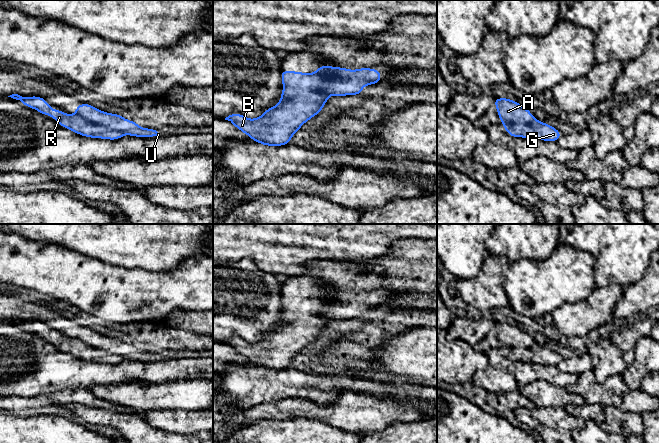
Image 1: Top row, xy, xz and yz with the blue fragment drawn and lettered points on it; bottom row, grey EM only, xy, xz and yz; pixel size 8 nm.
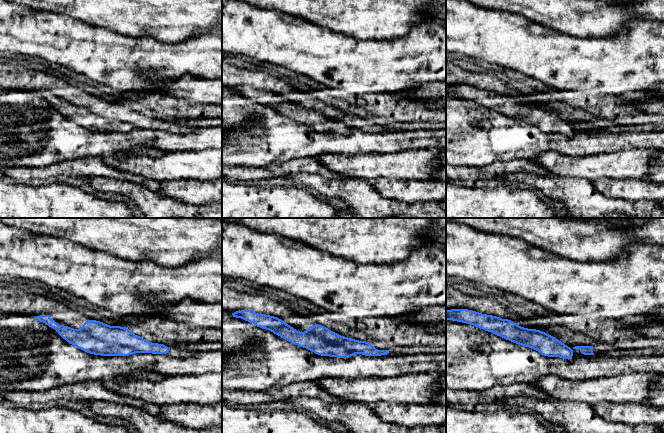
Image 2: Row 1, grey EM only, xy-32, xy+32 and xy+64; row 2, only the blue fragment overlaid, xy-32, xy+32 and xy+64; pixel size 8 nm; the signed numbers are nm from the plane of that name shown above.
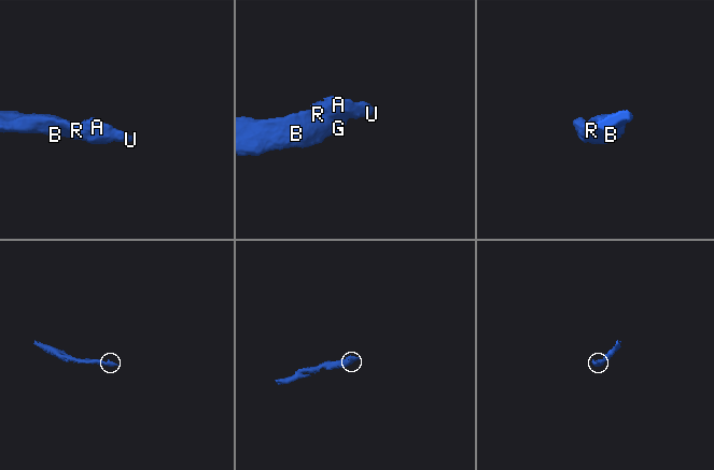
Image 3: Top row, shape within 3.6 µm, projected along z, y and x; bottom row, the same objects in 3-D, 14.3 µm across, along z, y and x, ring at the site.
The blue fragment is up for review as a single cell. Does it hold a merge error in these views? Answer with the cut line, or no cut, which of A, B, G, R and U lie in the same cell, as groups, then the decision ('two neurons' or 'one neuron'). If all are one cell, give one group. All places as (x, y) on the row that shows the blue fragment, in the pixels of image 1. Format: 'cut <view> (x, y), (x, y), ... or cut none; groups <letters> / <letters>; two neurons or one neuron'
cut xy (76, 114), (88, 121), (119, 130), (124, 134); groups A U / B G R; two neurons

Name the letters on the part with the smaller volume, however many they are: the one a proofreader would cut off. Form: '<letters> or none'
A, U

